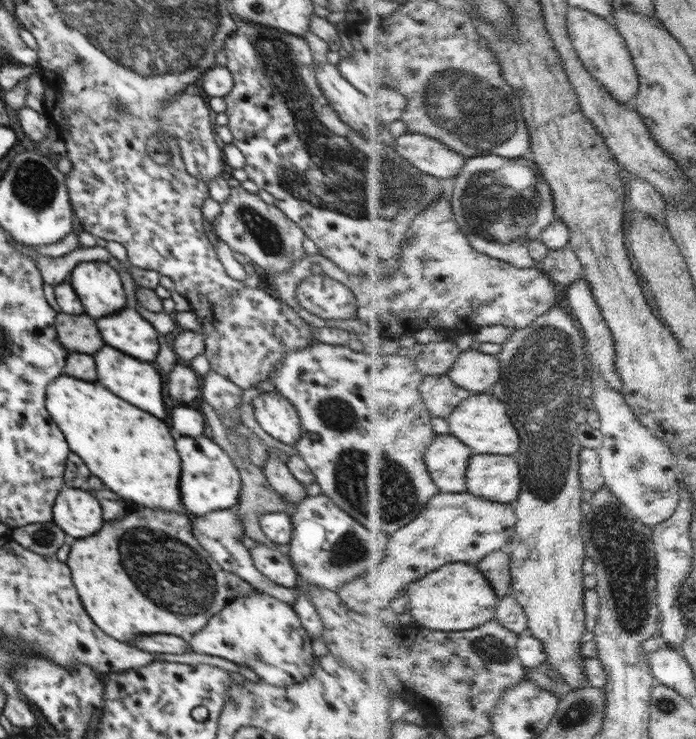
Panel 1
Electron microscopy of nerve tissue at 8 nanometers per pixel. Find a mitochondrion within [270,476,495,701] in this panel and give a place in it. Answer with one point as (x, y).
(349, 550)

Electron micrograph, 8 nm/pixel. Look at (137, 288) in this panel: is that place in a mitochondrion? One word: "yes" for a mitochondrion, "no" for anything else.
no

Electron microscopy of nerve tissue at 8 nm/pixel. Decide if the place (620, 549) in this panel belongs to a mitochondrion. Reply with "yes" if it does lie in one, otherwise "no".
yes

